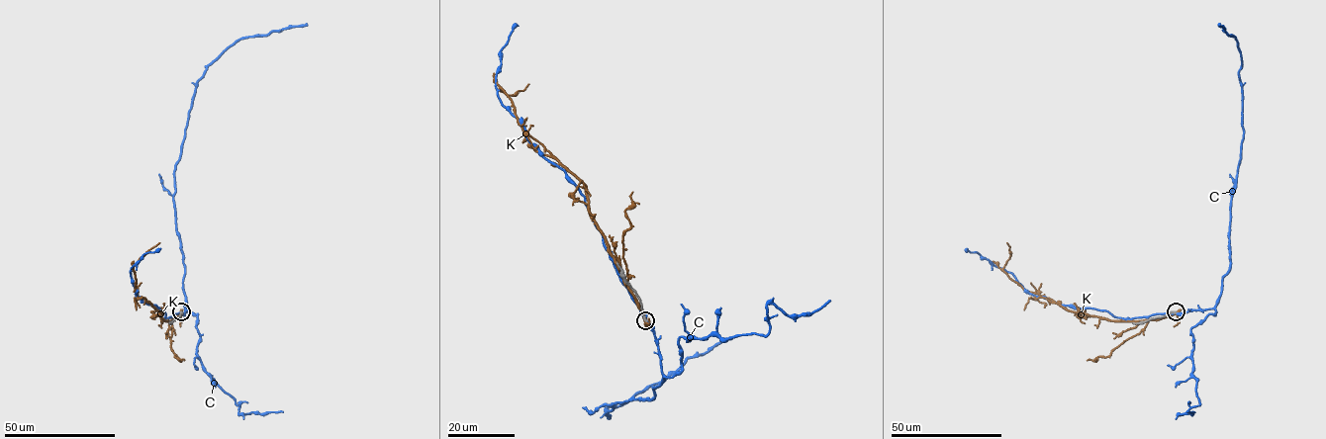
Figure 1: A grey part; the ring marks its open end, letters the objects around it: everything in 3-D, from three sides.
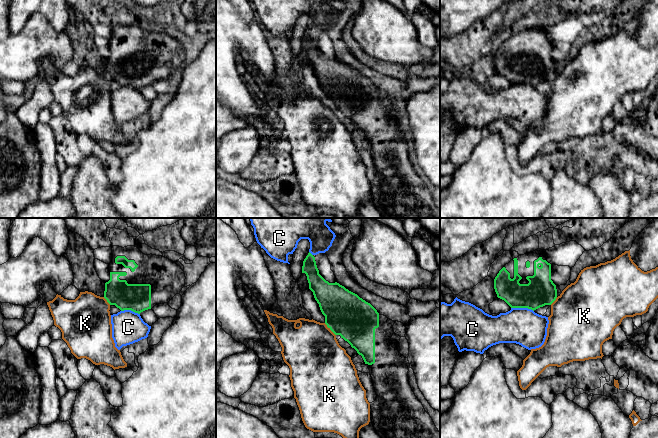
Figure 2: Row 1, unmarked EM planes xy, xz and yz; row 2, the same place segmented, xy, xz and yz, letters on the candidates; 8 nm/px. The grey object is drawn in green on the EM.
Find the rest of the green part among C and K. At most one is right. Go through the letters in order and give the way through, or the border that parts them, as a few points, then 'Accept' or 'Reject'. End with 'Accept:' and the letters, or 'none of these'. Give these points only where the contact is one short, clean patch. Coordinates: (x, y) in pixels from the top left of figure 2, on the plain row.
C: Reject
K: Boundary: xz (324, 99), (335, 111). Reject
Accept: none of these

